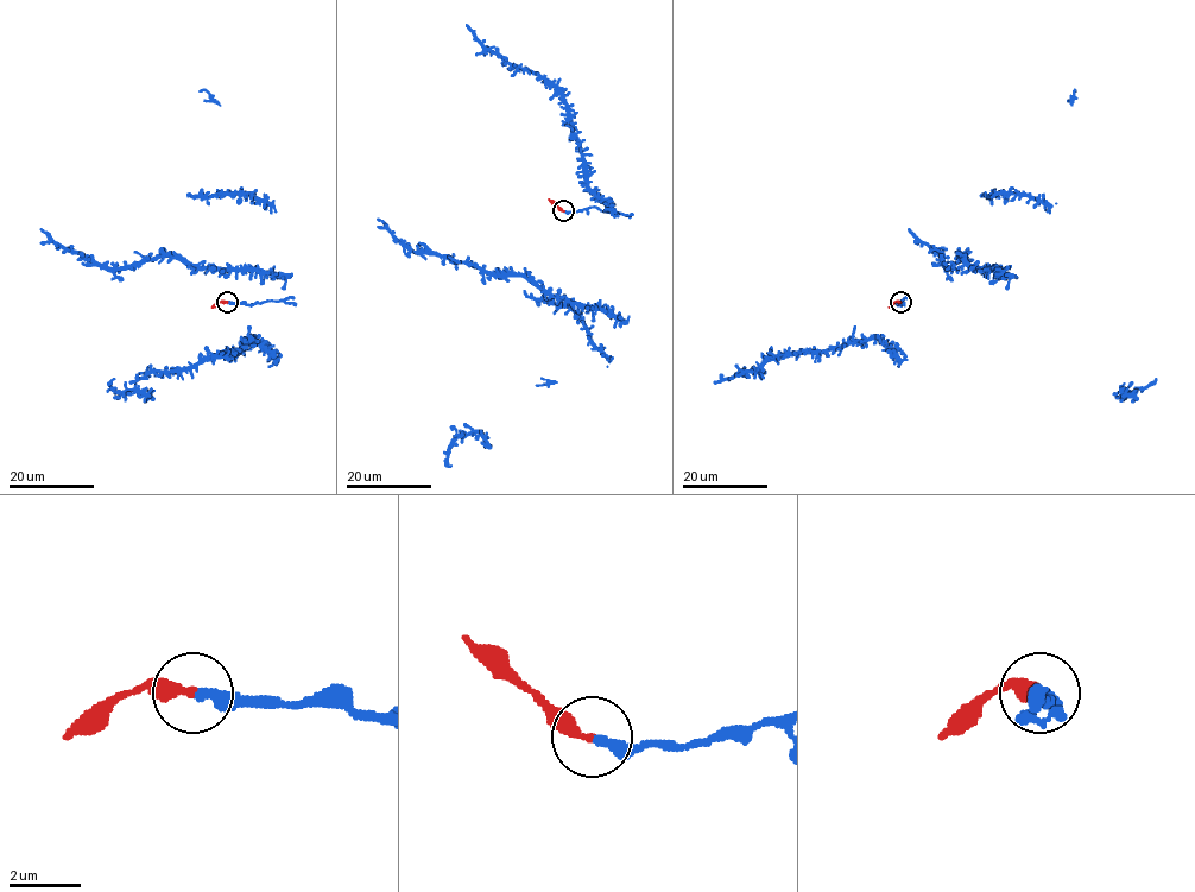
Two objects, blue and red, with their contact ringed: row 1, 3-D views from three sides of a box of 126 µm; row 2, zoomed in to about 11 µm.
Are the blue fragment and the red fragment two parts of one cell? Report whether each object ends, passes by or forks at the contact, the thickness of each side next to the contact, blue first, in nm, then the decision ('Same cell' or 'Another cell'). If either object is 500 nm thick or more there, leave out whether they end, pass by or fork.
At the ring blue ends. At the ring red ends. Thickness 280 nm (blue) against 320 nm. Same cell

